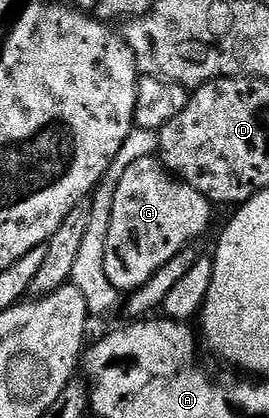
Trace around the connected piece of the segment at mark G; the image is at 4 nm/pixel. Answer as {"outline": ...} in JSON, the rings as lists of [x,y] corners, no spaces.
{"outline":[[[158,158],[133,161],[133,165],[125,169],[125,177],[121,177],[113,197],[113,217],[109,221],[109,237],[105,241],[105,277],[109,277],[109,281],[121,293],[136,291],[210,225],[211,210],[211,200],[183,180],[175,178]]]}

